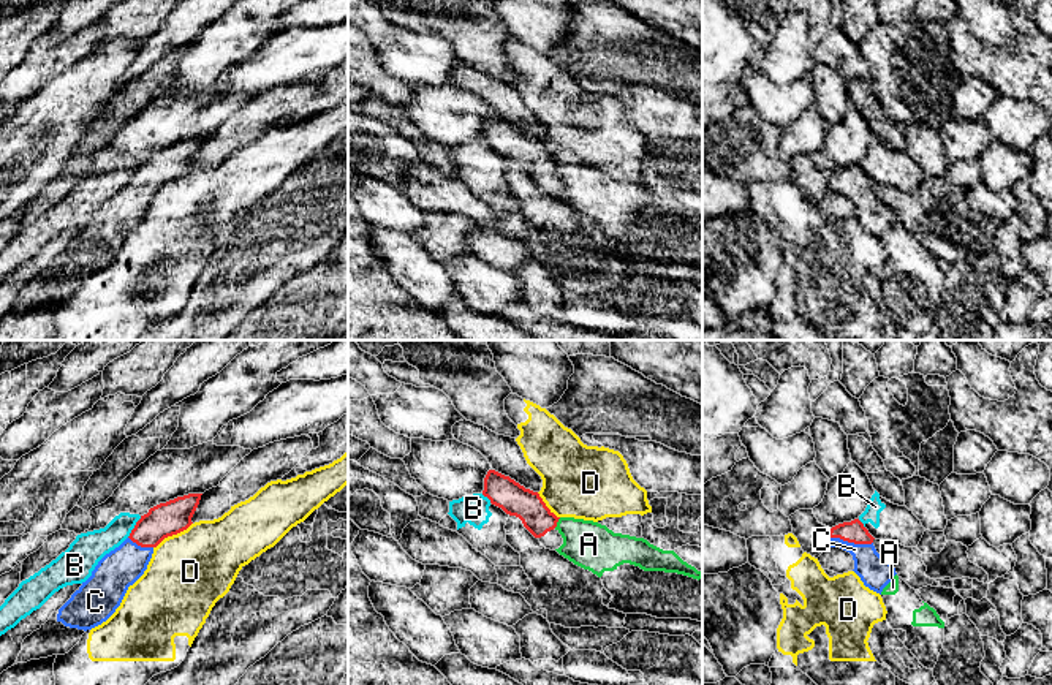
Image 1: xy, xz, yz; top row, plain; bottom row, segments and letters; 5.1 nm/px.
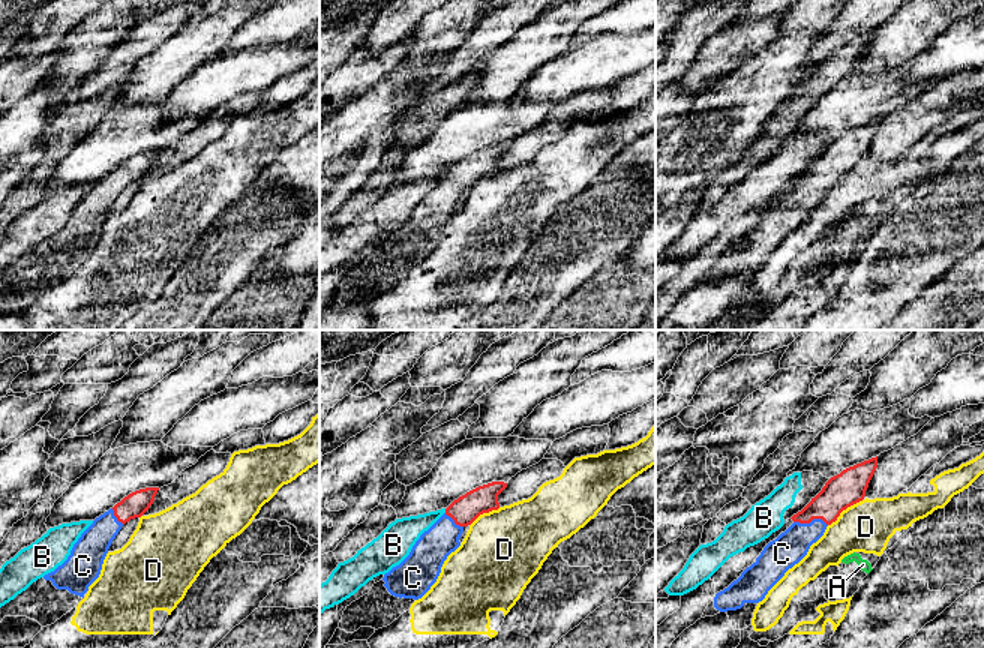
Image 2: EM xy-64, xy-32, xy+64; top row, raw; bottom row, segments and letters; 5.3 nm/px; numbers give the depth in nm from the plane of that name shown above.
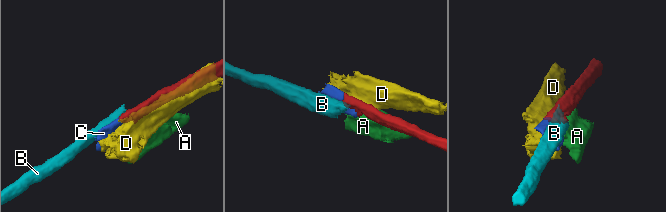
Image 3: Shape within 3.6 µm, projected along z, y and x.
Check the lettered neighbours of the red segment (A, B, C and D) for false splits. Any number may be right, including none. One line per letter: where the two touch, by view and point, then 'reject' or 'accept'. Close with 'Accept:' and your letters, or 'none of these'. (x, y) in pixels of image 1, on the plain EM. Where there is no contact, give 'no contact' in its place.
A: xz (557, 166) | reject
B: xy (135, 173) | reject
C: yz (851, 187) | accept
D: xy (173, 179) | reject
Accept: C

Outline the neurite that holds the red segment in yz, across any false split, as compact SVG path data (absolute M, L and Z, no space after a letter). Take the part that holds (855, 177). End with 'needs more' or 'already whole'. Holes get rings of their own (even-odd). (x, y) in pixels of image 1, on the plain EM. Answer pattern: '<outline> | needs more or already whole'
M859 165L843 168L831 174L831 193L840 193L853 201L854 218L865 233L881 240L883 234L897 220L889 206L881 202L873 182Z | needs more

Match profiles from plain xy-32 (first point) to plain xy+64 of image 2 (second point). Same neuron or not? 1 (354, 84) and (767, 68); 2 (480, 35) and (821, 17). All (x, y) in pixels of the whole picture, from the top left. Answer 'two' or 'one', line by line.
1: two
2: two

